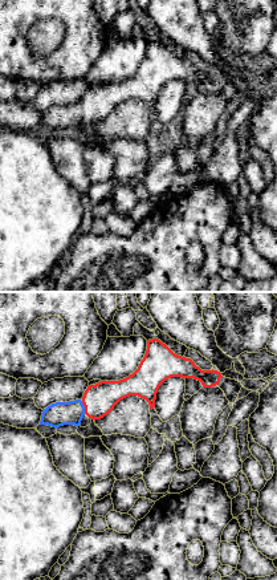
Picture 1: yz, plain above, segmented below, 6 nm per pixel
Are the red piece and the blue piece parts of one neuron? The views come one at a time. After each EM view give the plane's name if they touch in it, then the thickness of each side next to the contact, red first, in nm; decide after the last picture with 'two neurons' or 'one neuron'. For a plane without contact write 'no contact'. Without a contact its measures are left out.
meets red in yz; 190 nm thick on the red side, 150 nm on the other

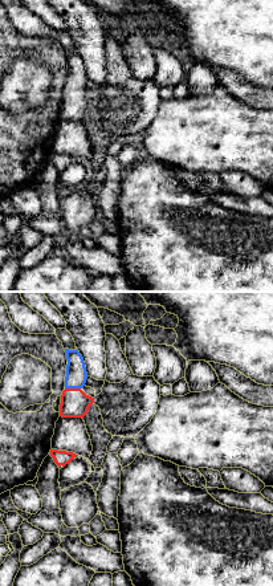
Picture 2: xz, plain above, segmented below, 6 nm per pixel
meets red in xz; 180 nm thick on the red side, 130 nm on the other

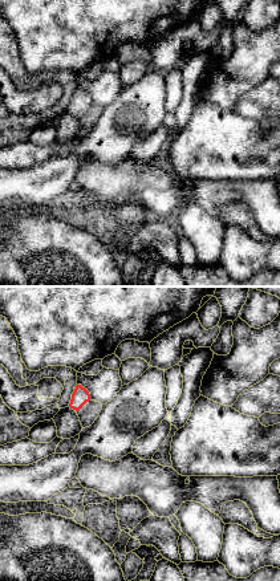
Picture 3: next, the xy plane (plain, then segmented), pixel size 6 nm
no contact

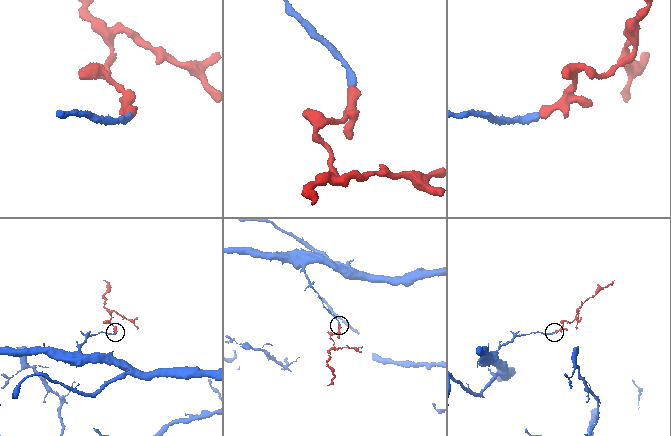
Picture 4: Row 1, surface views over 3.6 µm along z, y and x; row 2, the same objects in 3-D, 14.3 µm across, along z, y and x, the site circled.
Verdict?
one neuron

